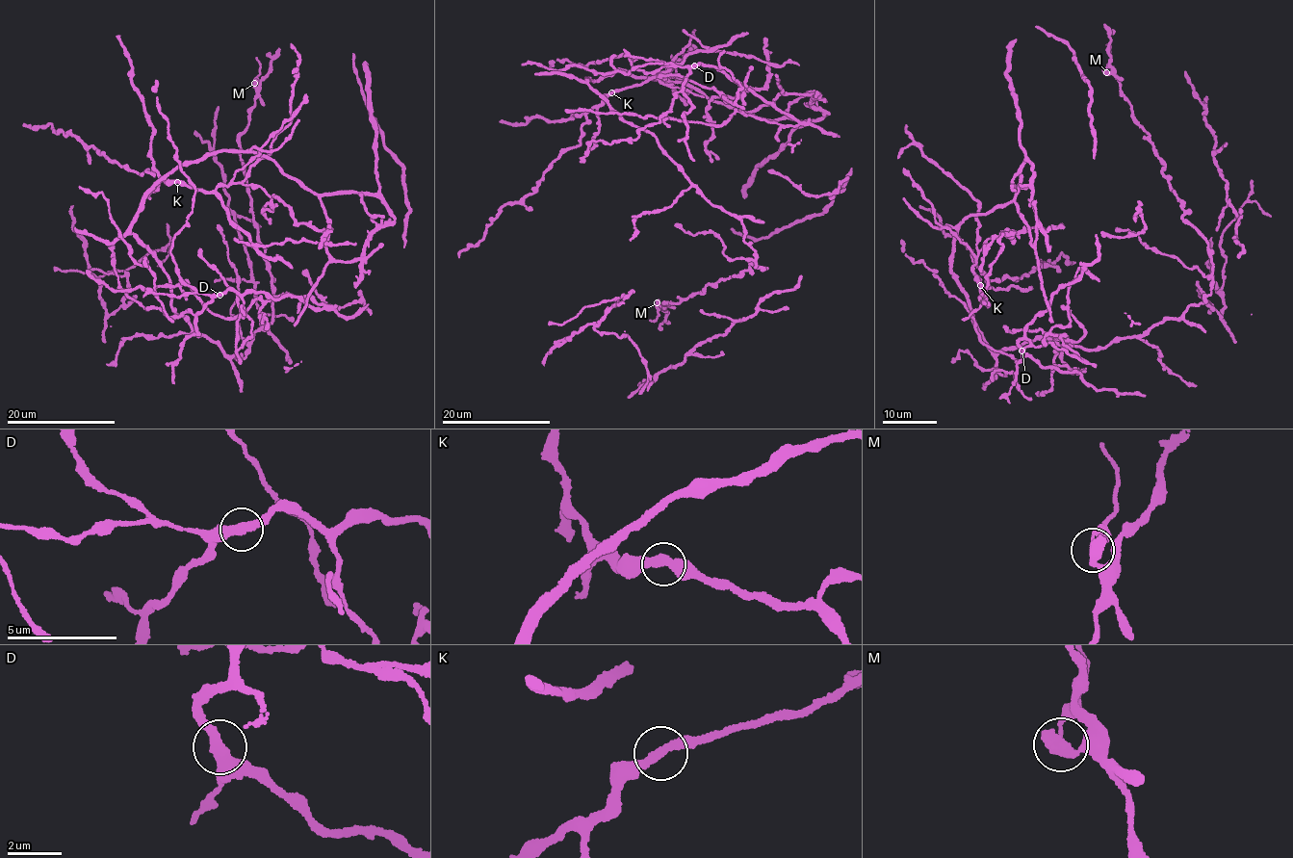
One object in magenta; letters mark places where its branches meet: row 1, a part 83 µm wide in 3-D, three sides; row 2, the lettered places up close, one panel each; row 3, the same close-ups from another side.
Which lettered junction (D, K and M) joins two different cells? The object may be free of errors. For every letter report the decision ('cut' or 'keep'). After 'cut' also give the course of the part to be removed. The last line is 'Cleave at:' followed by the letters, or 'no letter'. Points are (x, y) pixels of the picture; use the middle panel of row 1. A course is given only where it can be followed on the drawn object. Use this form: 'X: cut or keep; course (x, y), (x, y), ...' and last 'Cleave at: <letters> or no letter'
D: keep
K: keep
M: cut; course (658, 302), (655, 306), (659, 315), (656, 321), (649, 320)
Cleave at: M

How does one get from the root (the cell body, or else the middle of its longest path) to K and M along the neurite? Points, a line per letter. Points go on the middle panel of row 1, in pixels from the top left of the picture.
K: (627, 121), (585, 79), (598, 80), (618, 69), (660, 80), (674, 66), (661, 82), (652, 78), (612, 93)
M: (627, 121), (655, 136), (710, 201), (739, 218), (754, 267), (765, 268), (750, 264), (703, 294), (658, 302)

